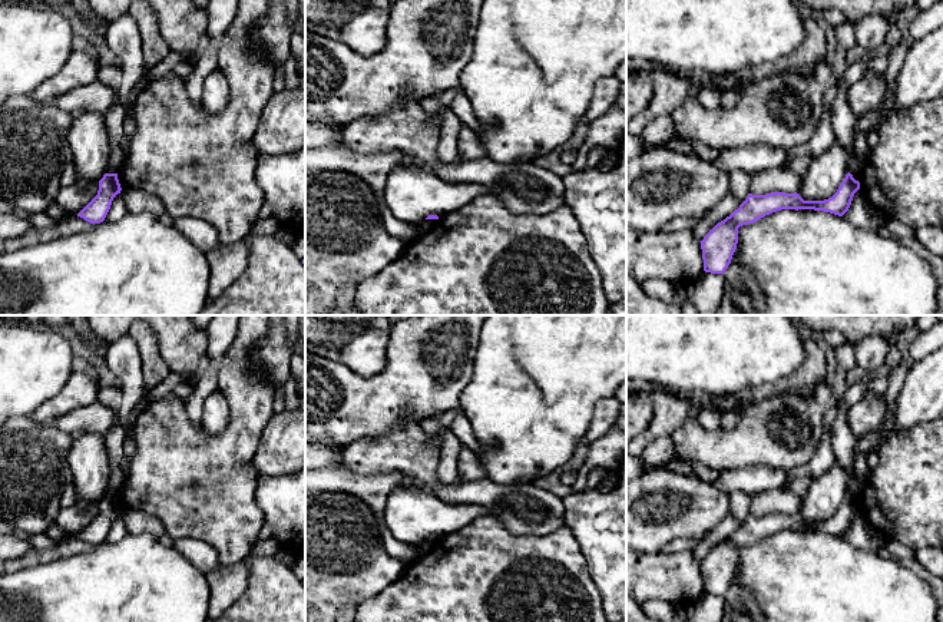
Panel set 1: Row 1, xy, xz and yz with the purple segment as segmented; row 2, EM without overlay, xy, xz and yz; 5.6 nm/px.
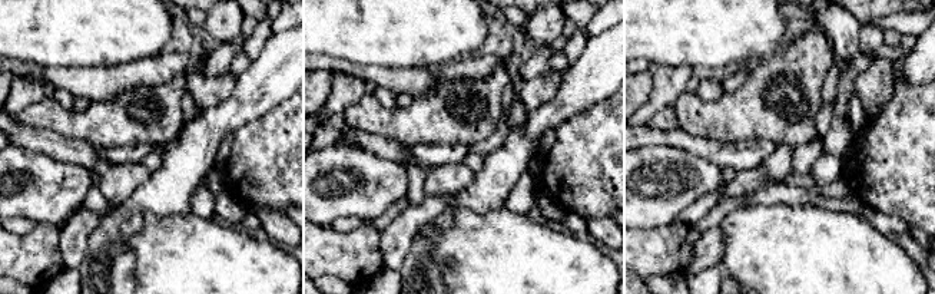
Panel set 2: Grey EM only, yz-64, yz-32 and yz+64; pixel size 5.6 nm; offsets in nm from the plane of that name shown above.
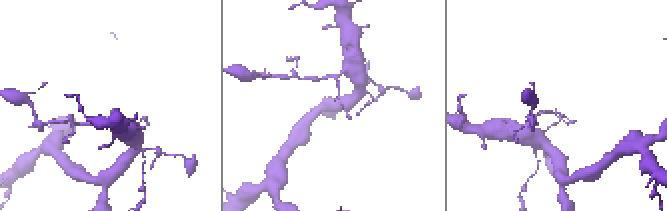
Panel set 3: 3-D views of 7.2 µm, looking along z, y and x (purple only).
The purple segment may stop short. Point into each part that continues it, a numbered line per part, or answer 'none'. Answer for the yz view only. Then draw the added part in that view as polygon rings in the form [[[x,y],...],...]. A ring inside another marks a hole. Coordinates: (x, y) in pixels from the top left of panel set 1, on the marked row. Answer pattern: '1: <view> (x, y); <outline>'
none

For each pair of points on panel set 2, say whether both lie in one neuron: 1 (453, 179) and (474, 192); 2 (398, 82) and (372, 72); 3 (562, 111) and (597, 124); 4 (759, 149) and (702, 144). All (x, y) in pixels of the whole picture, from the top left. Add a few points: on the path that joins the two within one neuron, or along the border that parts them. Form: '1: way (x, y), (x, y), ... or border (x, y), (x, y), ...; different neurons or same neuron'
1: border (476, 172), (474, 178), (457, 192); different neurons
2: way (393, 79), (378, 75); same neuron
3: border (604, 99), (577, 112), (556, 129); different neurons
4: way (745, 151), (716, 151); same neuron

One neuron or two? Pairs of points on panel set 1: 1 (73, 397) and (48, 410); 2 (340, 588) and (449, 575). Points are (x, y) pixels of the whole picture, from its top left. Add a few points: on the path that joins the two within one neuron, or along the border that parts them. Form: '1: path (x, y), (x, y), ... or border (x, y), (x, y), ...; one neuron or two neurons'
1: path (68, 399), (53, 409); one neuron
2: border (407, 566), (393, 582), (364, 601); two neurons

